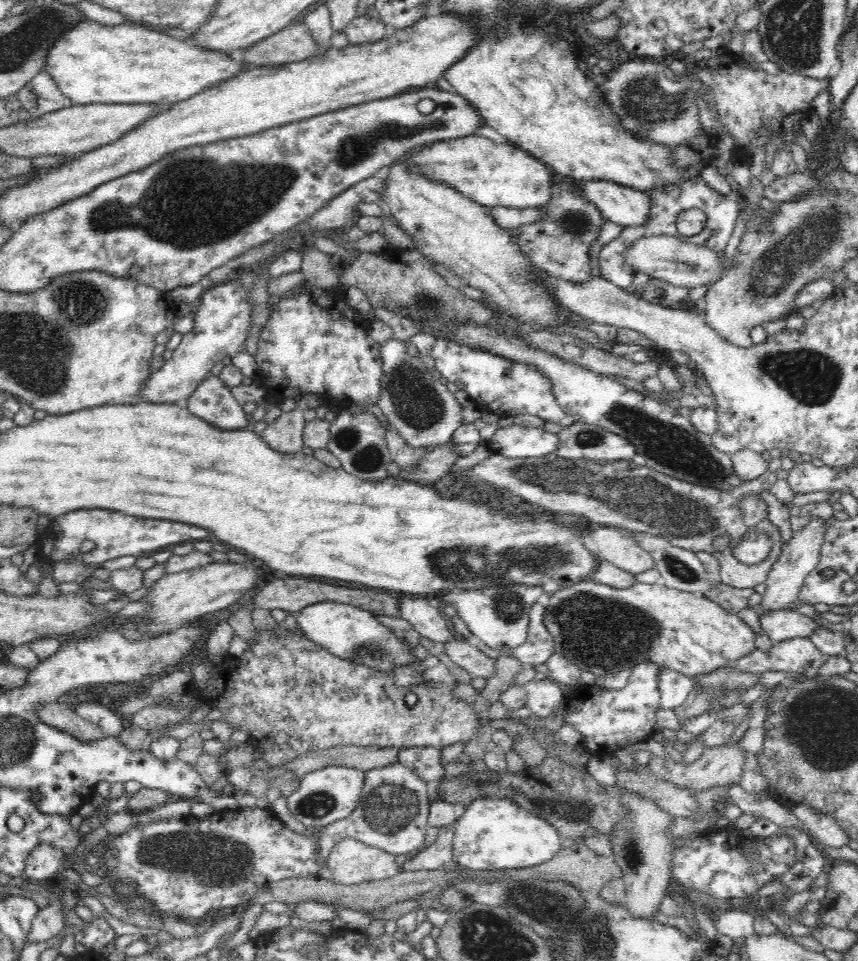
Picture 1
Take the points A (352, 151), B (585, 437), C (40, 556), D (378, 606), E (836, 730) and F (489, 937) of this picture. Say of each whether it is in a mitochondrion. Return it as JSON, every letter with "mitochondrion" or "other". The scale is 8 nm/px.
{"A":"mitochondrion","B":"mitochondrion","C":"other","D":"other","E":"mitochondrion","F":"mitochondrion"}

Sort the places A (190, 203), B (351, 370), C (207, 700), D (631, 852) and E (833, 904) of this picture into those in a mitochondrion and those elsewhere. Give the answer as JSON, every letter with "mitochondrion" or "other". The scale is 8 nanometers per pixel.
{"A":"mitochondrion","B":"other","C":"other","D":"mitochondrion","E":"mitochondrion"}

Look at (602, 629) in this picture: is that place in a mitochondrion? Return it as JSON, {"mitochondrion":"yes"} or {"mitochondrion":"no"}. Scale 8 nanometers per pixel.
{"mitochondrion":"yes"}

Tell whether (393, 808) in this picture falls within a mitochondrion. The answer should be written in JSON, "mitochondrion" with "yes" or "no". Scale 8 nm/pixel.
{"mitochondrion":"yes"}

